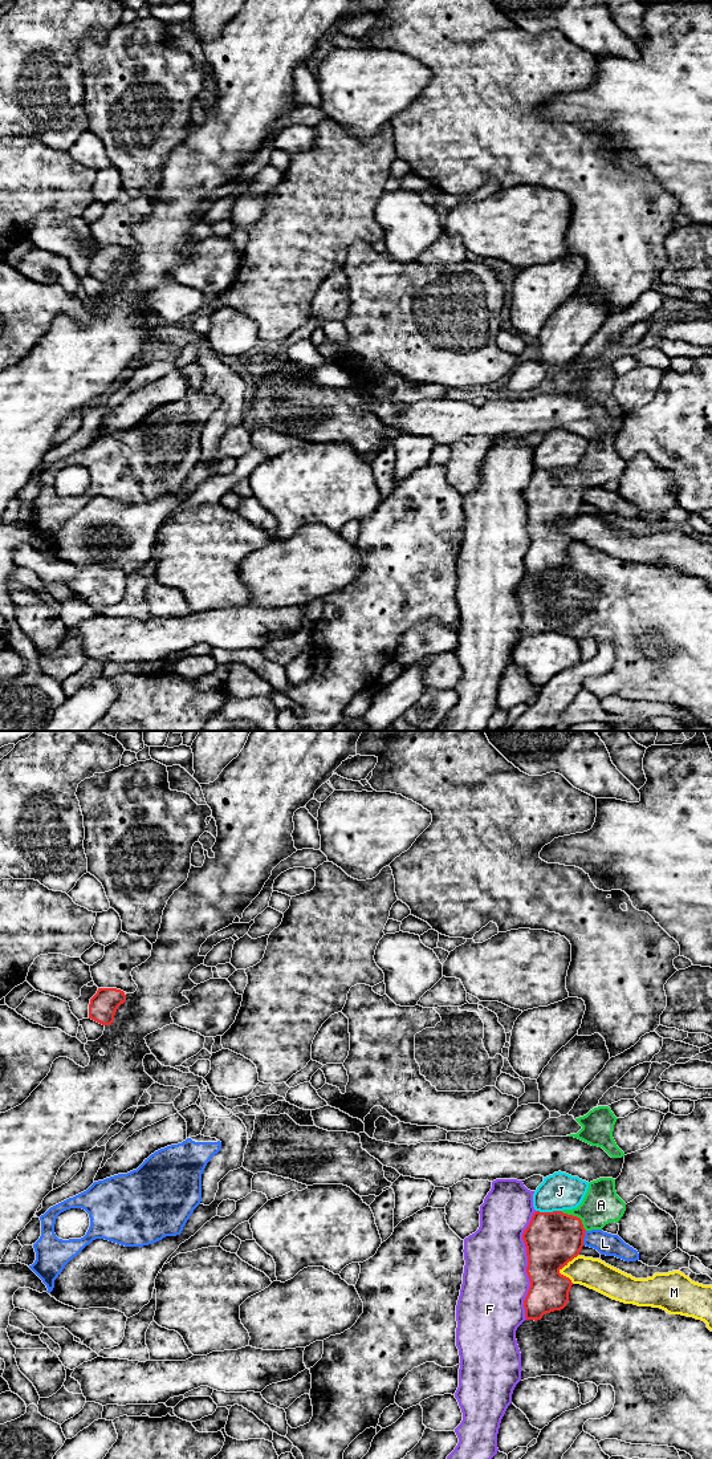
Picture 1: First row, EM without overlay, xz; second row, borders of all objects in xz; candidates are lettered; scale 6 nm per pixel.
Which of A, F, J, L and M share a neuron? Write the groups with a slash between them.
A / F / J / L / M

